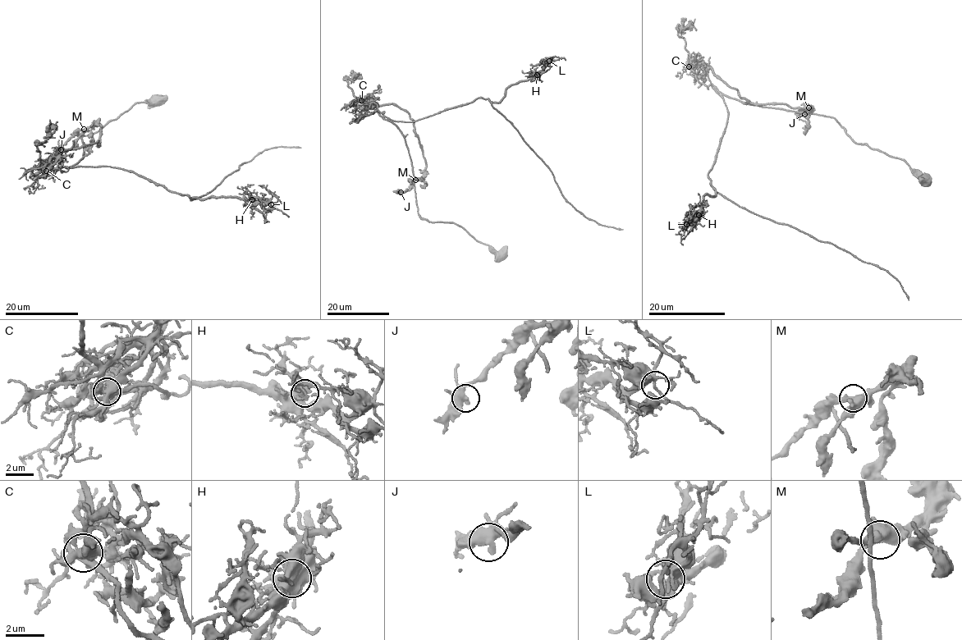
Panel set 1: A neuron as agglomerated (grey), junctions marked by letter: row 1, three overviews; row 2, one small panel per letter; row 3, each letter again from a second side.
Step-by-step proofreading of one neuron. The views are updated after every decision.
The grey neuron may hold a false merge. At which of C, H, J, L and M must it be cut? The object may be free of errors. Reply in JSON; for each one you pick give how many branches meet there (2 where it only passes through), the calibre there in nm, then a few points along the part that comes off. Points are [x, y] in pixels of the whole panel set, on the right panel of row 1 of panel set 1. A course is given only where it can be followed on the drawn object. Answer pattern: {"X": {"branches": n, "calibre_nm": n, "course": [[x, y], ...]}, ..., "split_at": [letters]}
{"C": {"branches": 4, "calibre_nm": 440, "course": [[689, 66], [720, 96], [729, 114], [708, 175], [717, 192], [886, 270], [908, 300]]}, "split_at": ["C"]}

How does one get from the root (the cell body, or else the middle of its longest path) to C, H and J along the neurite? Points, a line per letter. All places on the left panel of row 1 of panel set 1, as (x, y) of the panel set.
C: (157, 99), (136, 102), (94, 134), (79, 136), (76, 130), (84, 158), (66, 171), (46, 171)
H: (157, 99), (136, 102), (94, 134), (76, 130), (84, 152), (73, 166), (124, 168), (190, 197), (252, 199)
J: (157, 99), (136, 102), (94, 134), (79, 136), (76, 130), (80, 138), (82, 130), (61, 149)

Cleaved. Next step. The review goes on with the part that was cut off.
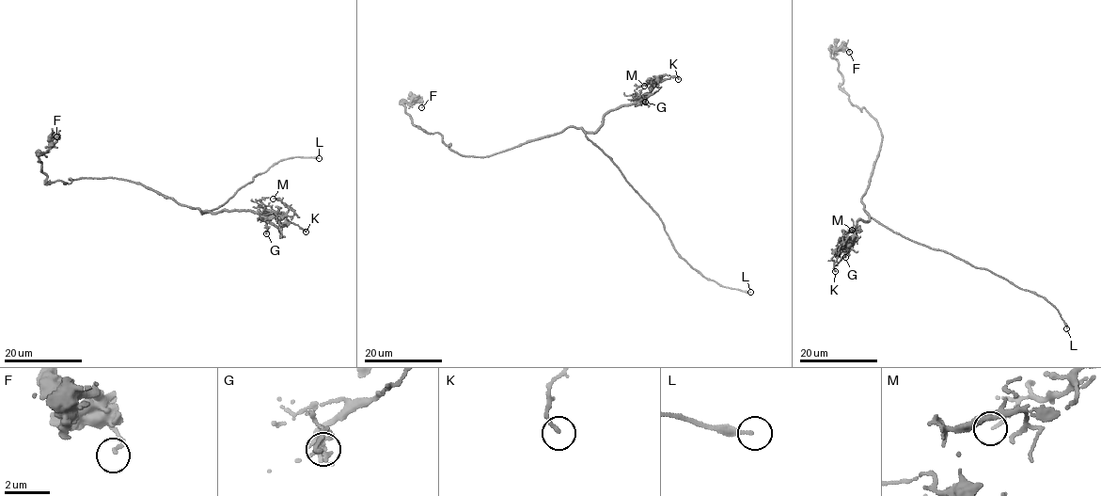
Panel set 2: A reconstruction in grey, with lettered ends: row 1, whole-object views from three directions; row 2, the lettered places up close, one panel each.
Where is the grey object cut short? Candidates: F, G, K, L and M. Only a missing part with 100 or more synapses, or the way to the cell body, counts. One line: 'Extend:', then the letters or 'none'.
Extend: L

